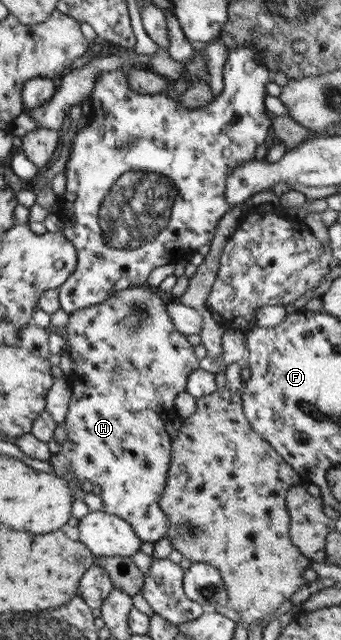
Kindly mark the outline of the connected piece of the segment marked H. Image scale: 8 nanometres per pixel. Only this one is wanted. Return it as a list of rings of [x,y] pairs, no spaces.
[[[145,284],[131,289],[122,289],[120,292],[108,296],[103,302],[68,314],[67,324],[62,331],[65,345],[67,346],[66,352],[70,355],[72,361],[72,374],[68,376],[71,389],[70,401],[68,402],[68,411],[64,419],[66,439],[59,446],[60,451],[54,453],[54,455],[51,454],[48,459],[54,474],[65,477],[65,479],[69,479],[71,483],[74,483],[74,485],[68,483],[70,489],[74,487],[82,489],[85,479],[91,485],[98,485],[101,491],[98,497],[102,500],[102,512],[121,517],[126,523],[130,524],[134,534],[143,542],[154,542],[165,537],[166,514],[162,512],[158,503],[164,489],[171,460],[171,440],[164,430],[164,423],[170,419],[178,418],[173,406],[174,398],[185,389],[186,377],[190,371],[198,368],[199,360],[194,356],[193,346],[186,340],[186,336],[176,331],[176,328],[172,325],[170,316],[166,312],[166,303],[170,302],[168,298],[168,295],[160,293]]]

